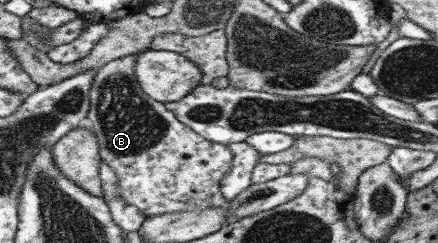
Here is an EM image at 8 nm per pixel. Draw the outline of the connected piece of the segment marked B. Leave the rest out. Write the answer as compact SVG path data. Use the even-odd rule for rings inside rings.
M143 52L122 56L96 70L89 93L87 117L92 120L101 160L116 173L119 195L146 217L168 216L182 211L200 213L204 209L224 205L227 201L220 190L220 183L232 168L233 152L228 145L205 140L193 132L168 111L164 104L142 91L134 70L135 60L140 53Z

